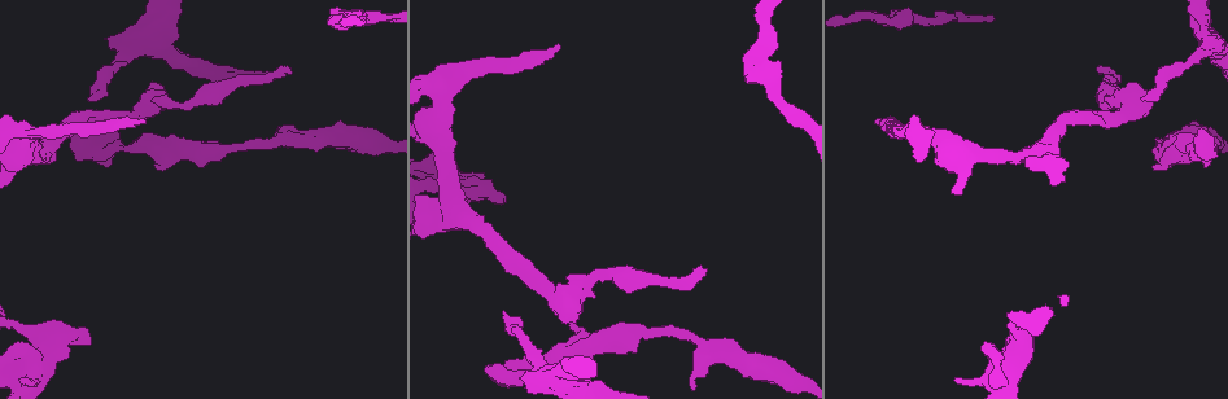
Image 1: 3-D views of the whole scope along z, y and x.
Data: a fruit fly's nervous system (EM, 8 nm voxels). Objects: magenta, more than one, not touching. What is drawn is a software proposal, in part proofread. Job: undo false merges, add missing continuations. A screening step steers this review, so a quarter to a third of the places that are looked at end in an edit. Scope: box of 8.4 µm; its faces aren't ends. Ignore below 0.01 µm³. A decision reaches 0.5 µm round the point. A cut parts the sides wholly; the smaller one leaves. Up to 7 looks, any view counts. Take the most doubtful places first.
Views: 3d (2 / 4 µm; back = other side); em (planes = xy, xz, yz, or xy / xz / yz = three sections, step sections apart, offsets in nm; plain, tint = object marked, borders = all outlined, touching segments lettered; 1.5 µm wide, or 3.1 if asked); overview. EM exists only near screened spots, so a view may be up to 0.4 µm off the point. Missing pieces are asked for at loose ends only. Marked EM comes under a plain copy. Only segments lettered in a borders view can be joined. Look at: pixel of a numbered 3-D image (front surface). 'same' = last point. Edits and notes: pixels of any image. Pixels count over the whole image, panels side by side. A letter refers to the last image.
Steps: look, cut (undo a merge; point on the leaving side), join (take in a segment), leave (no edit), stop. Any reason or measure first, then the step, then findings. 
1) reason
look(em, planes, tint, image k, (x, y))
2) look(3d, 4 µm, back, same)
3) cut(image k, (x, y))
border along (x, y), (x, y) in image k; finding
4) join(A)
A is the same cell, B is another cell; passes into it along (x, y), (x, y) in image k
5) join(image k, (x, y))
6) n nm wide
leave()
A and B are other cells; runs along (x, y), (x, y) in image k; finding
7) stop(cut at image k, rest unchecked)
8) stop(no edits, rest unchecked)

thin end
look(3d, 4 µm, image 1, (284, 66))

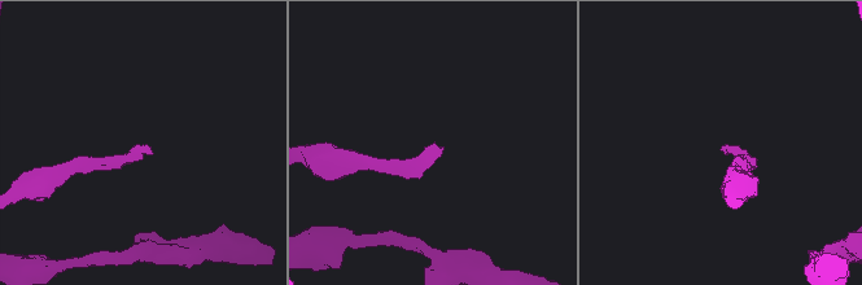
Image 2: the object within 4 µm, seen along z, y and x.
look(em, planes, borders, image 2, (723, 145))

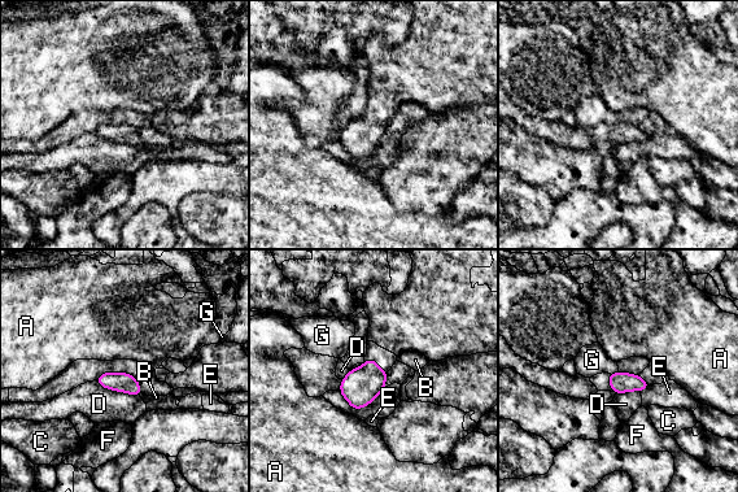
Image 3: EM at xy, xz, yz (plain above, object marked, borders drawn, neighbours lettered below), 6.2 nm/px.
130 nm wide
leave()
A, B, C, D, E, F and G are other cells; border along (618, 370), (610, 374) in image 3; no lettered segment goes on from it

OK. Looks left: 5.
look(3d, 2 µm, image 1, (24, 381))

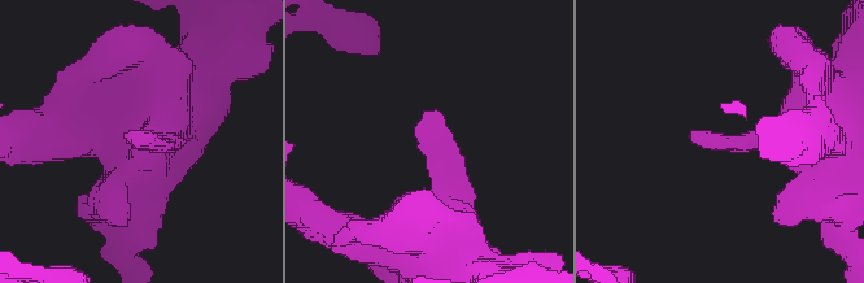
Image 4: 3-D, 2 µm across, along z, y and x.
now the EM
look(em, yz, step 4, borders, image 4, (136, 131))

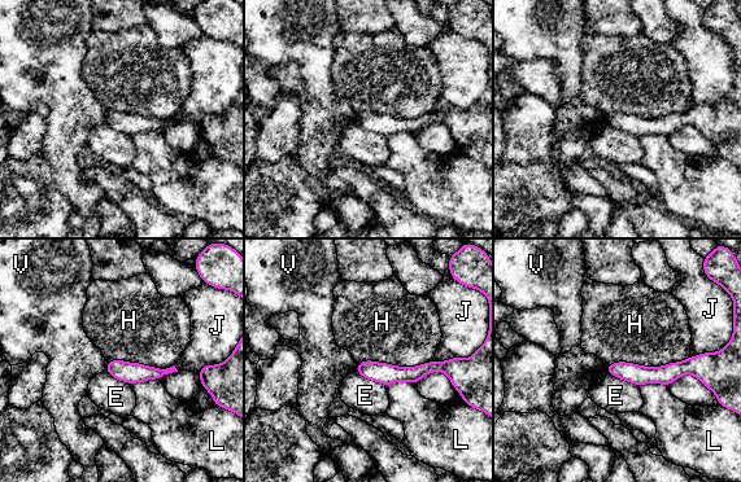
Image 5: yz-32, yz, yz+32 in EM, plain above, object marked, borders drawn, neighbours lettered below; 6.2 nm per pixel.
leave()
E, H, J, L and V are other cells; runs along (358, 368), (384, 373), (447, 368) in image 5; no lettered segment goes on from it

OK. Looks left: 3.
stops while still wide
look(3d, 2 µm, back, image 1, (1154, 169))

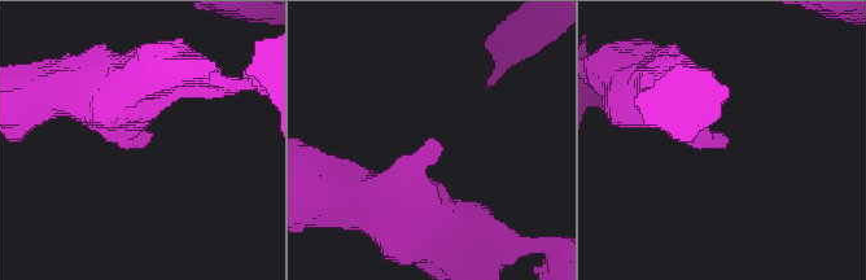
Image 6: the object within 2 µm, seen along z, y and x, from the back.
shape alone is not enough
look(em, planes, borders, image 6, (434, 139))

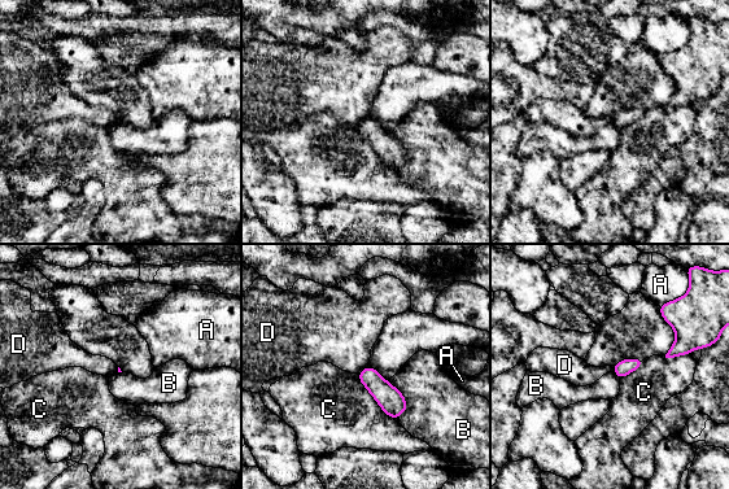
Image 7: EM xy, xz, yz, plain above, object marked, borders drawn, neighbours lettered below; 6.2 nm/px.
C touches over 380 nm
leave()
A, B, C and D are other cells; border along (367, 365), (358, 372) in image 7; none of them fits

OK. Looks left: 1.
stop(no edits, rest unchecked)

